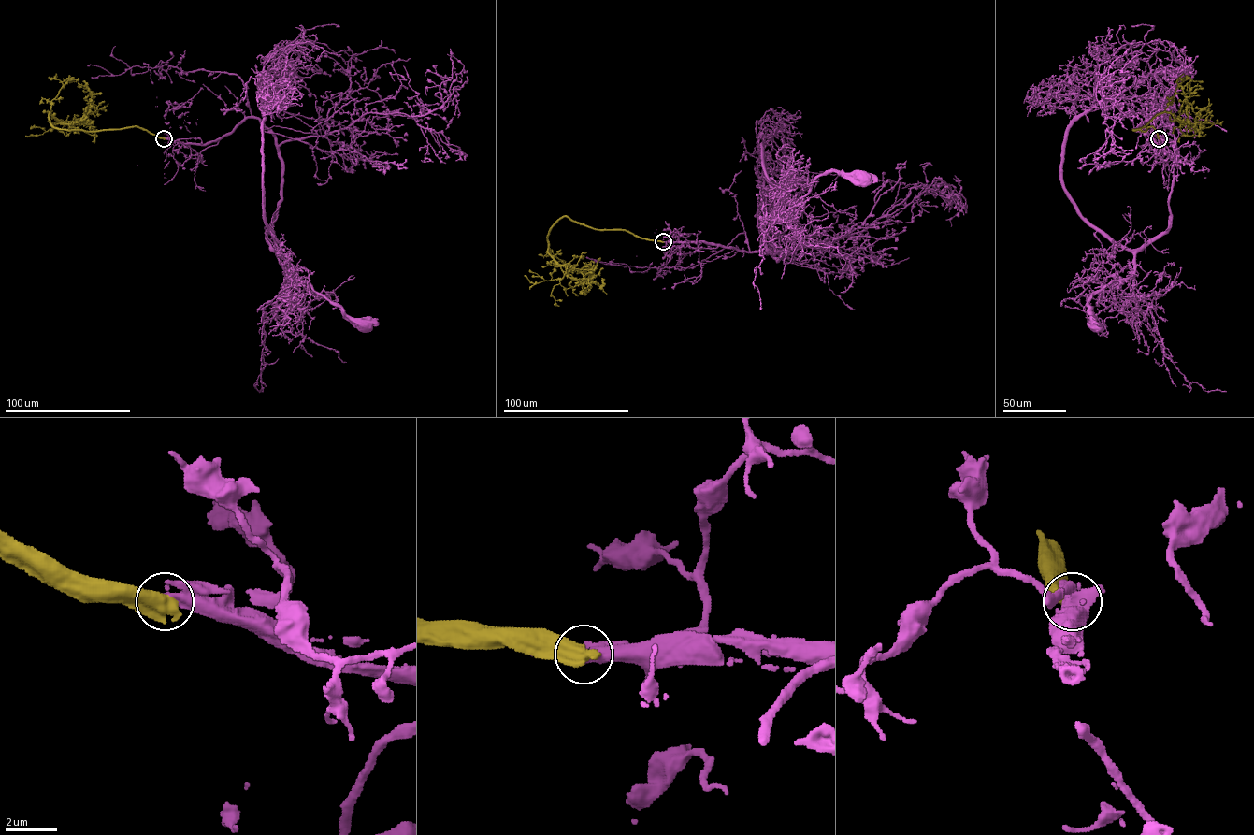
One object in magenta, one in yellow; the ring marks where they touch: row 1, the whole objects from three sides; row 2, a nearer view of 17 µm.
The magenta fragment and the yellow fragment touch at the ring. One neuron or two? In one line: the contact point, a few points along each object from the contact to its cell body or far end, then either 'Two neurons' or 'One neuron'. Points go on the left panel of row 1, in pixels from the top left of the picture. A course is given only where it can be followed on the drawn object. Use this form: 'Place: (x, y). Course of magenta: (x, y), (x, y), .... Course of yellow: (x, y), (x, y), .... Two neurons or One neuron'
Place: (164, 138). Course of magenta: (164, 138), (207, 143), (256, 118), (272, 134), (281, 168), (270, 248), (291, 277), (305, 280), (367, 326). Course of yellow: (164, 138), (136, 126), (61, 129), (49, 121), (50, 112), (69, 126), (66, 136), (52, 127), (25, 136). Two neurons

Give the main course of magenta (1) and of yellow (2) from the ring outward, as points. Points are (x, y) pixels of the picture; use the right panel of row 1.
1: (1159, 138), (1169, 118), (1177, 149), (1169, 227), (1136, 253), (1130, 277), (1113, 280), (1091, 296), (1094, 326)
2: (1159, 138), (1152, 126), (1133, 130), (1170, 112), (1183, 134), (1197, 127), (1201, 135), (1191, 136)

